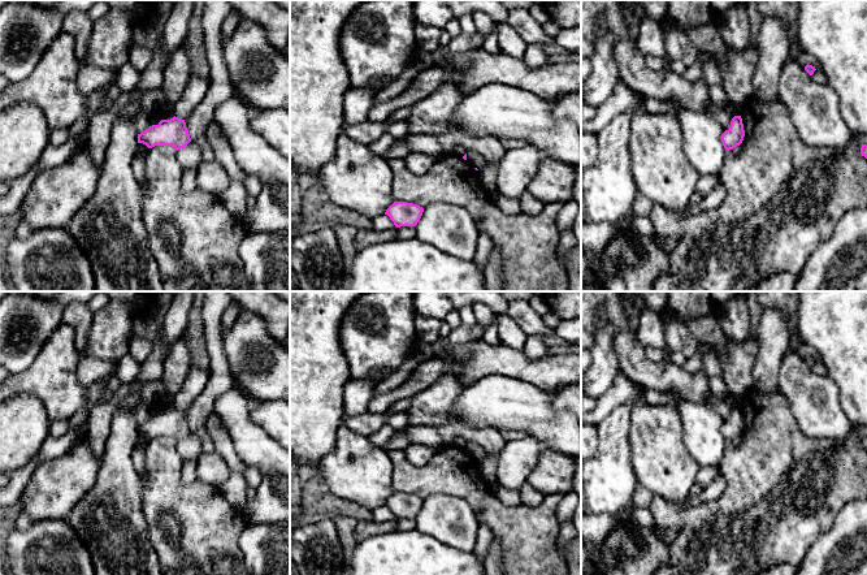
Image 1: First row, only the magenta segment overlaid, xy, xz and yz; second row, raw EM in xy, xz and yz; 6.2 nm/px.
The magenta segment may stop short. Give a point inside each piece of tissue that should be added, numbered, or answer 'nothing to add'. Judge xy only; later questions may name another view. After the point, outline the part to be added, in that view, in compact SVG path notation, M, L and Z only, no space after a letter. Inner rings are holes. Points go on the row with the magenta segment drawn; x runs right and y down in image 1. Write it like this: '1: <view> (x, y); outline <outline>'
nothing to add

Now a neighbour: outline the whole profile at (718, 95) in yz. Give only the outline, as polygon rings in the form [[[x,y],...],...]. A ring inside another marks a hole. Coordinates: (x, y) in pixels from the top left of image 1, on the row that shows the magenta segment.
[[[708,86],[708,94],[718,109],[724,109],[732,118],[734,117],[729,99],[721,86]]]

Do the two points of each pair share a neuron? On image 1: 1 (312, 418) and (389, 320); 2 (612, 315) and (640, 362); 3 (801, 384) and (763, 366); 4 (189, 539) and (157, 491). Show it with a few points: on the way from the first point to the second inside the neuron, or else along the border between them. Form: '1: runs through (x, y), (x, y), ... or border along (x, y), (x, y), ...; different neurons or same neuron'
1: border along (339, 341), (351, 379); different neurons
2: runs through (621, 327), (628, 350); same neuron
3: border along (788, 344), (777, 371), (779, 390); different neurons
4: runs through (189, 527), (169, 502); same neuron

